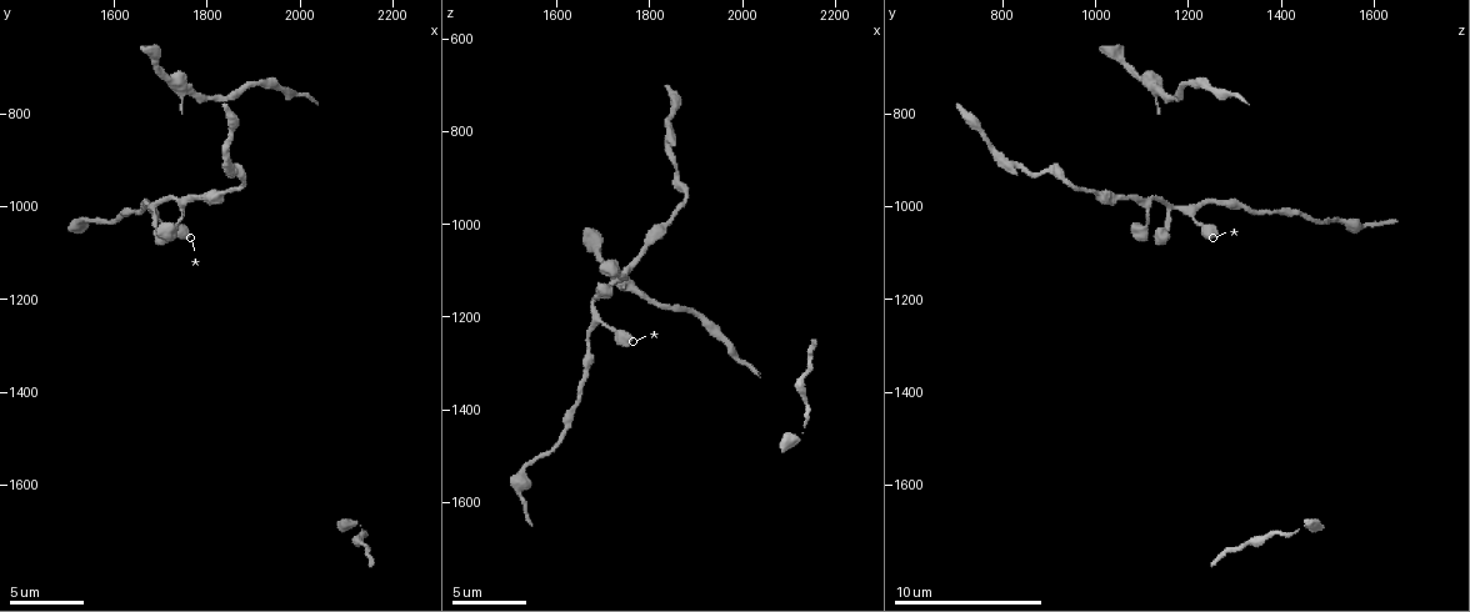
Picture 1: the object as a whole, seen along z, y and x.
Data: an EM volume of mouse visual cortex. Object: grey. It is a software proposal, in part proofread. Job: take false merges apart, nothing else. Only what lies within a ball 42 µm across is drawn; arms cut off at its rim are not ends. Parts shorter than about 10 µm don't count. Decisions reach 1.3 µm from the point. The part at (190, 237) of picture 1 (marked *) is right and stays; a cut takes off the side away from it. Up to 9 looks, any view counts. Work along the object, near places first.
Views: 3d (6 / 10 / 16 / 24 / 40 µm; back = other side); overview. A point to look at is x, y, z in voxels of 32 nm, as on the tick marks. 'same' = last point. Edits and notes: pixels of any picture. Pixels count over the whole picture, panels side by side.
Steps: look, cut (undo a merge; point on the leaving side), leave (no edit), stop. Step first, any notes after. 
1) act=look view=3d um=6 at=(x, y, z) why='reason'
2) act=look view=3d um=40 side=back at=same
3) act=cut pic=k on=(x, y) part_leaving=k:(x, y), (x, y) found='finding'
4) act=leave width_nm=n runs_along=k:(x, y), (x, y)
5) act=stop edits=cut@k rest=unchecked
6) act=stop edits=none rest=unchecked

act=look view=3d um=10 at=(1610, 1020, 1465) why='calibre changes'

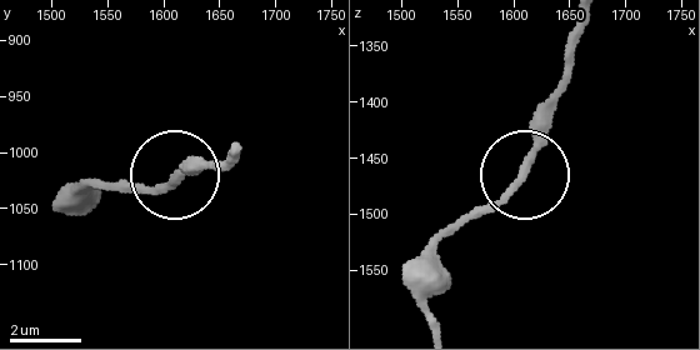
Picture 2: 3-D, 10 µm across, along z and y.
act=leave width_nm=230 runs_along=2:(580, 25), (539, 151), (458, 229) found='one neuron here'

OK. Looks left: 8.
act=look view=3d um=10 at=(1735, 980, 1120) why='a fork'

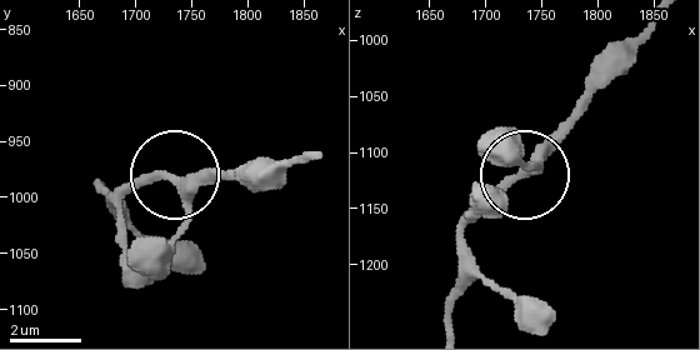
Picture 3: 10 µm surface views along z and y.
act=look view=3d um=6 at=(1732, 982, 1118)

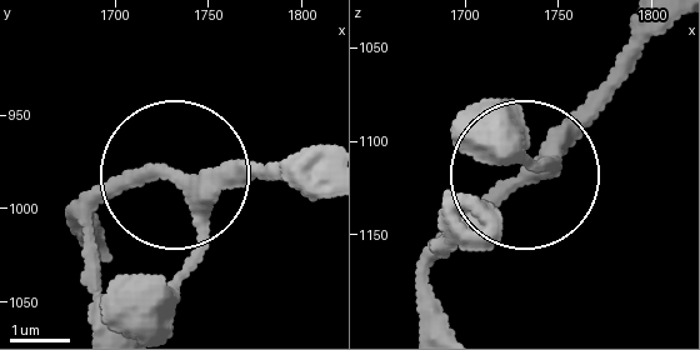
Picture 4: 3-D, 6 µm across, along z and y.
act=leave side_arm_um=19 runs_along=4:(95, 236), (85, 211), (160, 178), (319, 183) found='continuous, no second neuron'

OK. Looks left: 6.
act=look view=3d um=6 at=(1665, 1005, 1335) why='sudden change in width'

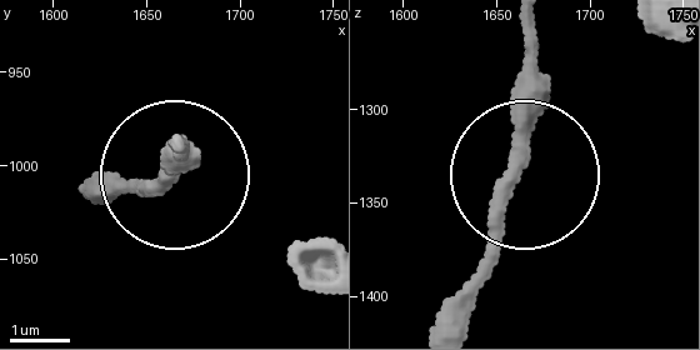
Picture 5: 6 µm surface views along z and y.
act=leave found='one neuron here'

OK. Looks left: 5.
act=look view=3d um=10 at=(1750, 780, 1135) why='thick turns thin'

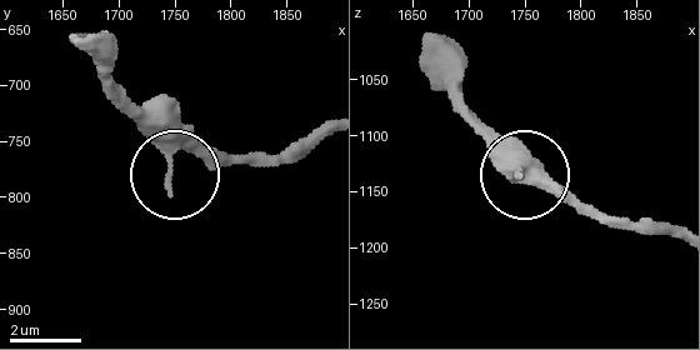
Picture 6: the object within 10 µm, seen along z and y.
act=leave found='all the same neuron'

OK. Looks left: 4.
act=stop edits=none rest=unchecked

